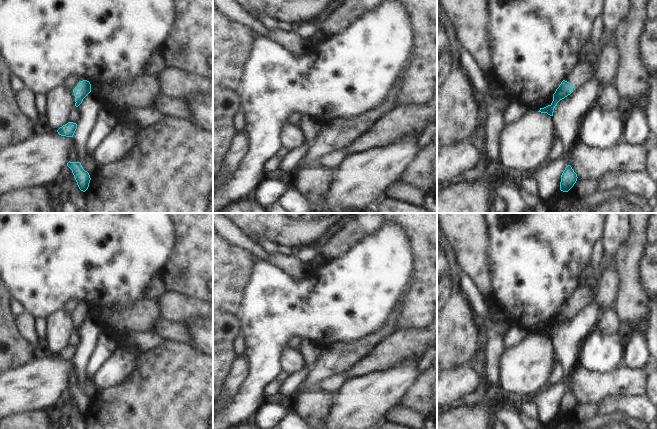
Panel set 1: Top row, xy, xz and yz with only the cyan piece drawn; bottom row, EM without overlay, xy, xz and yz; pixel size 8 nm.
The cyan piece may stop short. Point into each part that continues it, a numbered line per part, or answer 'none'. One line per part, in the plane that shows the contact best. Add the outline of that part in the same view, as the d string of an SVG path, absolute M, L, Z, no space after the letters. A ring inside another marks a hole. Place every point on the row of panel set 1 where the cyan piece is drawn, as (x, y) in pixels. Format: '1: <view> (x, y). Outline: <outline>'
1: yz (580, 75). Outline: M598 41L594 45L594 51L592 53L592 56L587 59L586 62L579 62L577 66L573 69L573 71L564 78L565 81L573 85L573 91L579 90L587 81L592 78L589 73L590 64L598 50L599 44L600 43Z

